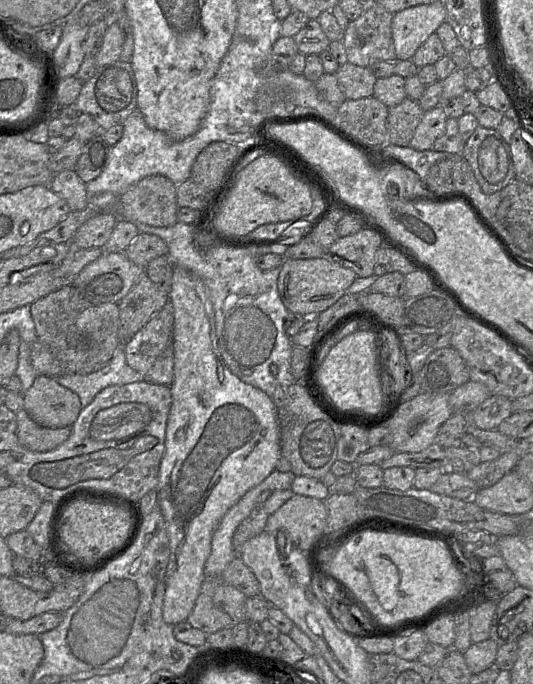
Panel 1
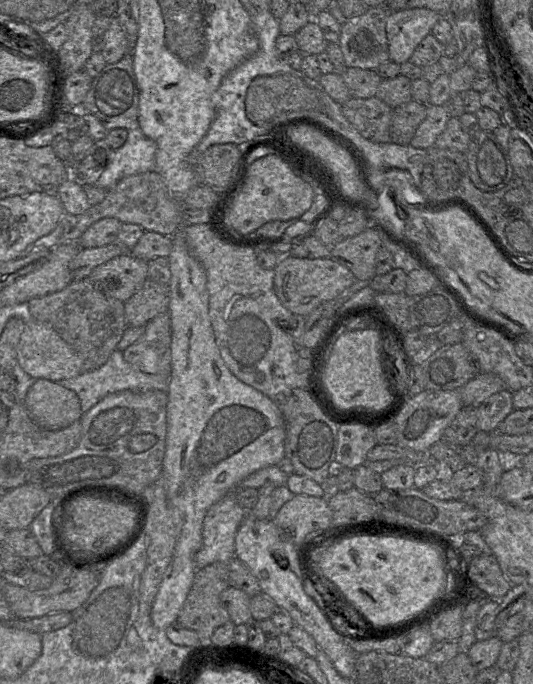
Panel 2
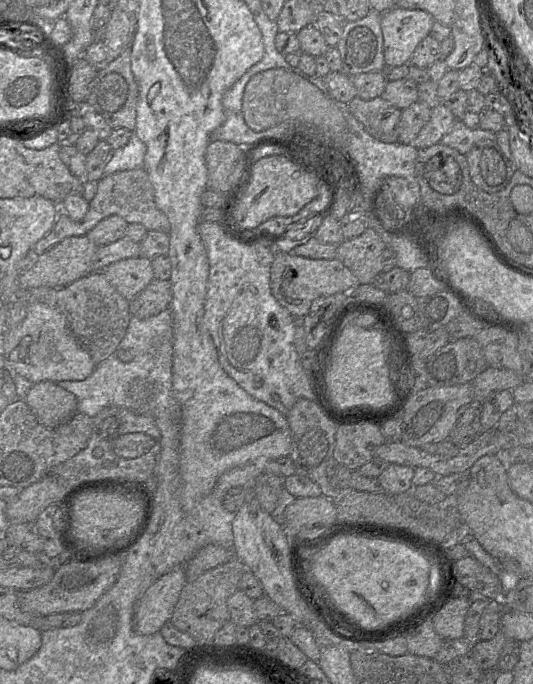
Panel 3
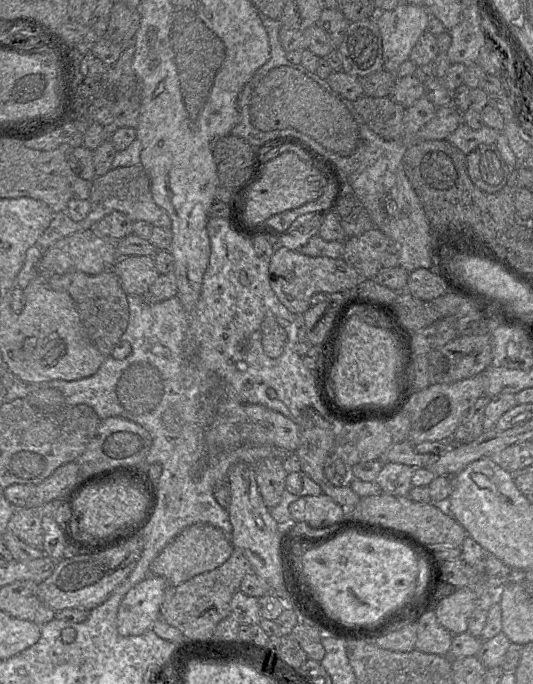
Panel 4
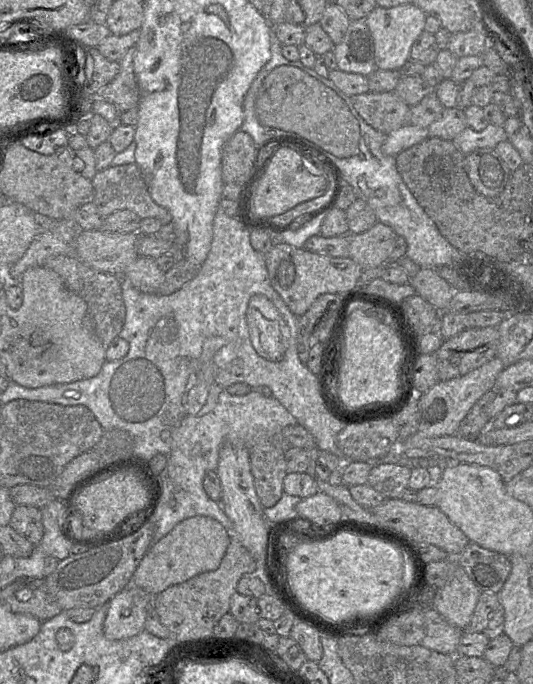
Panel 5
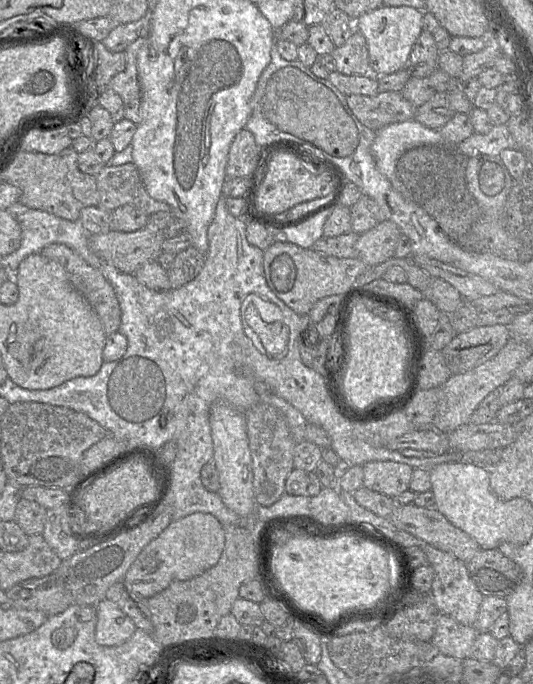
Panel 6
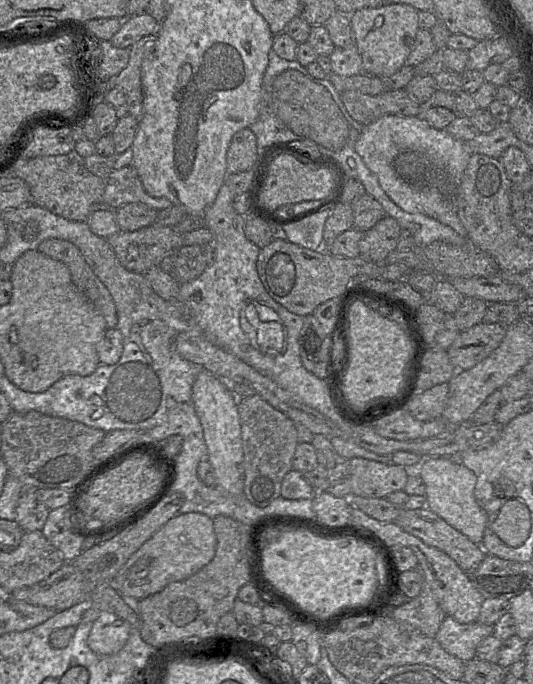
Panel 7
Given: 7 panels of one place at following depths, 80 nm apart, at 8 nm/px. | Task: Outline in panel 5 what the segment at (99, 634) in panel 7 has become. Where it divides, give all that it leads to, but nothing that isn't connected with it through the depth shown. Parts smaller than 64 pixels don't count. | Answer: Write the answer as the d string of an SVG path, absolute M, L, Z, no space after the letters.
M128 586L117 593L108 602L108 611L103 624L104 636L111 641L128 639L144 631L144 624L148 613L148 606L151 605L151 598L148 593L138 587Z

